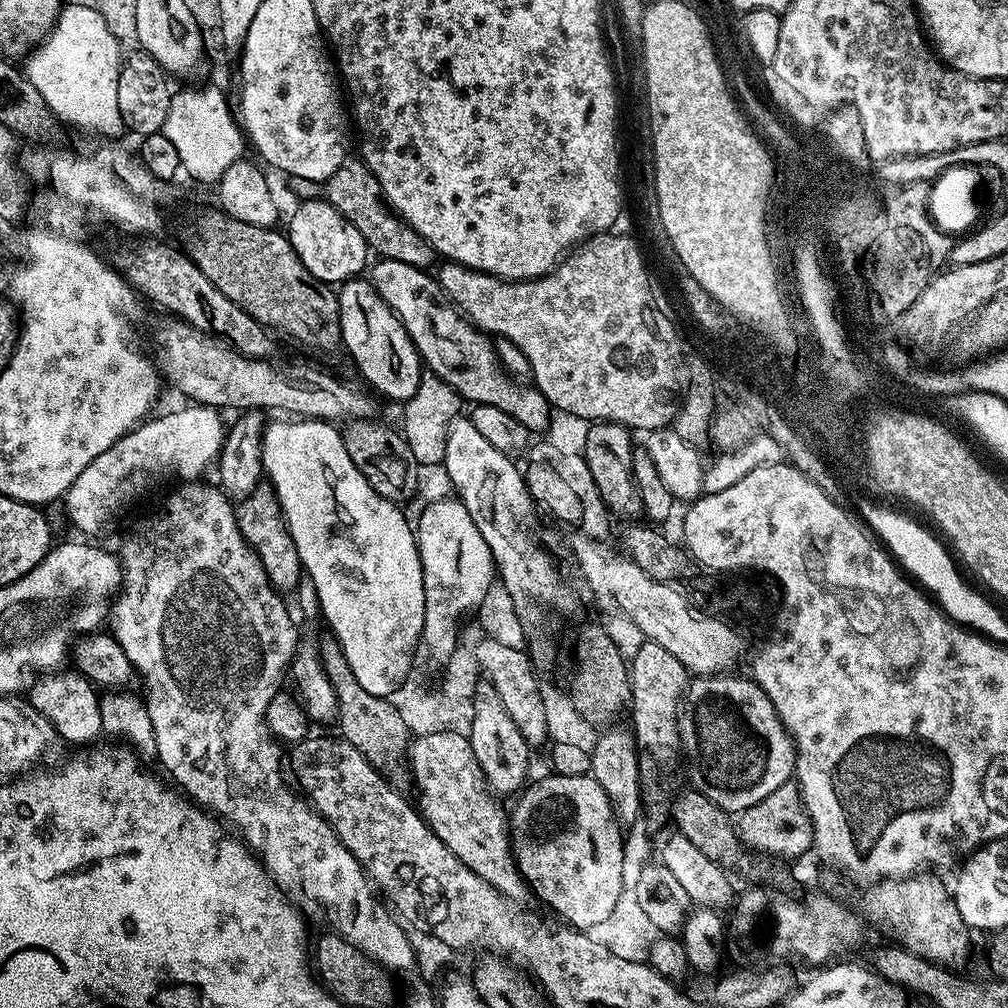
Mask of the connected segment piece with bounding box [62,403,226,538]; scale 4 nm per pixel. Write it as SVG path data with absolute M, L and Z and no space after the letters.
M189 403L186 407L165 416L153 415L137 424L131 432L118 438L110 450L102 450L102 454L74 478L62 505L73 526L88 535L85 537L96 538L92 536L114 523L116 515L130 507L151 484L159 480L196 482L211 464L213 467L217 463L226 435L226 424L220 421L221 413L204 404Z

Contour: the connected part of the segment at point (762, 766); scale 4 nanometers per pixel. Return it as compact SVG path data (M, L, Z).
M736 674L695 677L684 691L684 699L681 700L680 712L677 715L677 724L679 726L682 764L686 766L686 774L690 778L689 785L709 798L710 801L714 802L724 811L730 814L739 814L750 806L756 805L762 798L766 798L766 795L772 794L778 786L789 783L789 780L795 775L796 749L791 736L778 718L777 711L774 710L774 704L770 701L766 692L749 677L744 676L744 678L740 678L732 675Z

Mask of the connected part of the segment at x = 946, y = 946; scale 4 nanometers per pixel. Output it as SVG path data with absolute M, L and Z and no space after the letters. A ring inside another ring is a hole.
M917 874L895 882L863 889L858 912L865 921L885 924L901 936L903 947L915 956L943 966L960 964L968 956L970 929L964 924L953 900L953 893L939 880L936 874Z

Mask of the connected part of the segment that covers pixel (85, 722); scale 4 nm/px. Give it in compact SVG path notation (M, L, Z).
M53 670L37 675L26 692L28 703L50 722L50 726L54 726L57 737L61 741L80 744L76 746L91 745L103 733L100 698L97 685L75 670Z

